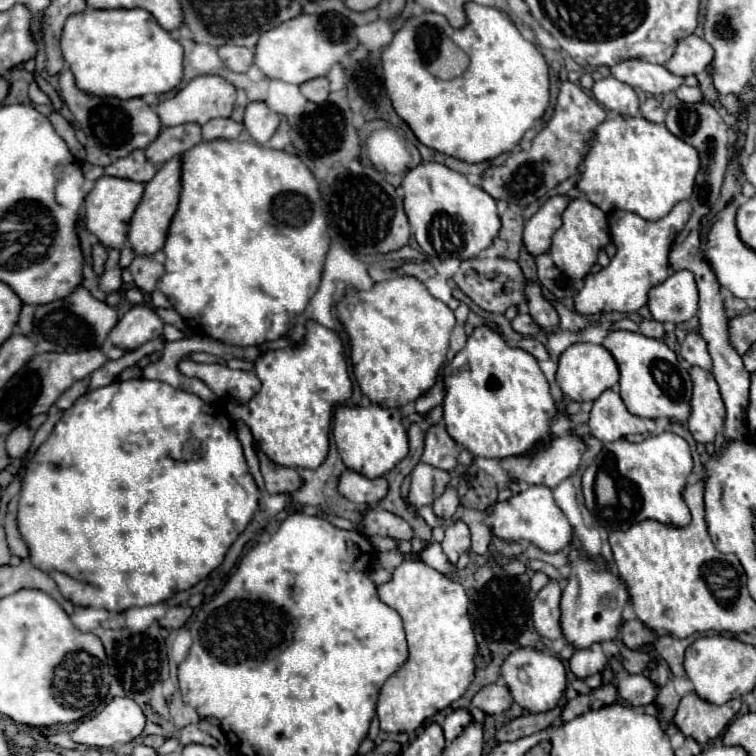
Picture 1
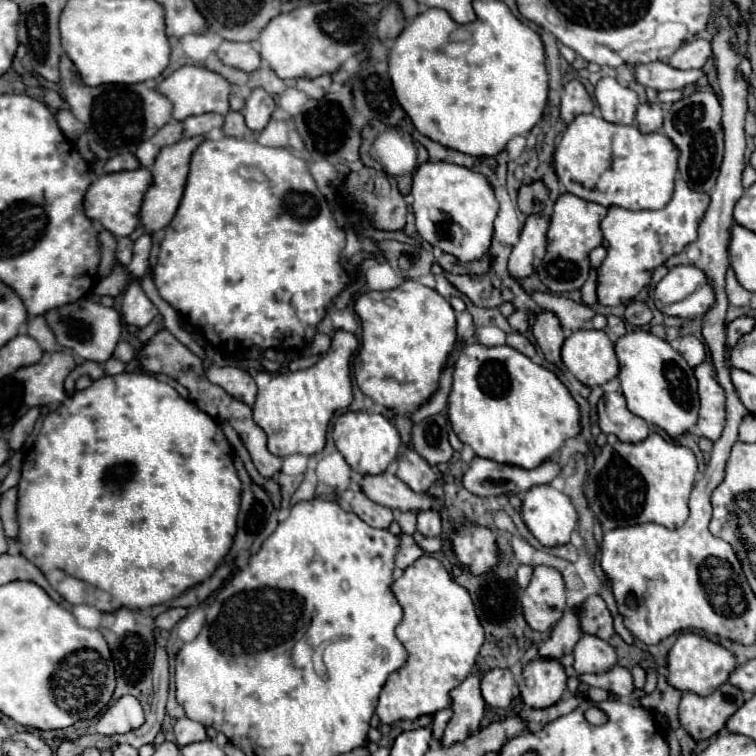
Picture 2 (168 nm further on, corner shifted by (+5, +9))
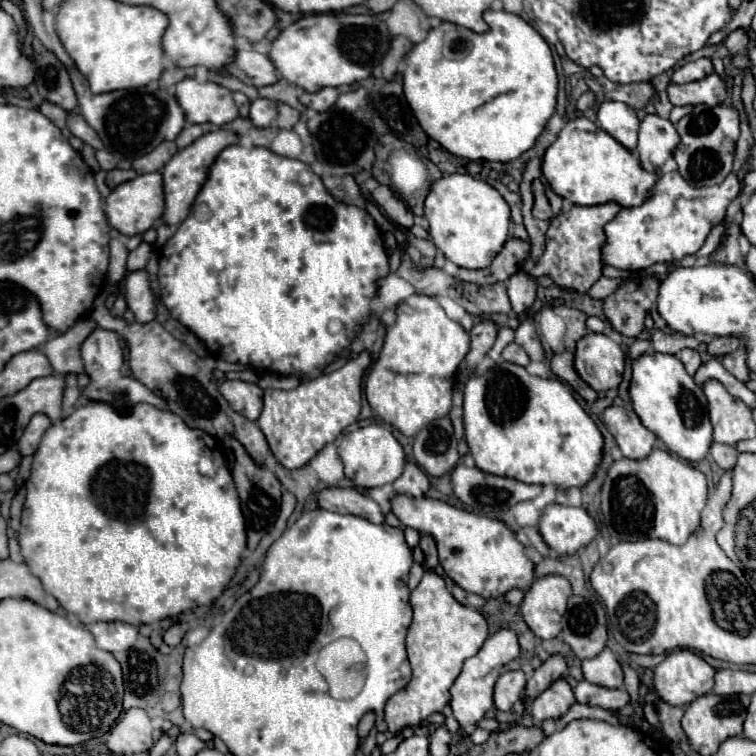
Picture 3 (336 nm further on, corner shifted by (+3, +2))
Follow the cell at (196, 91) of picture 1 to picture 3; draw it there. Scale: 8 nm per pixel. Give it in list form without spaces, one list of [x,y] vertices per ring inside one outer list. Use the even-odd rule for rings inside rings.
[[[187,78],[177,84],[175,98],[185,110],[187,120],[195,124],[209,122],[213,126],[223,126],[239,116],[233,92],[215,82],[201,84],[195,78]]]

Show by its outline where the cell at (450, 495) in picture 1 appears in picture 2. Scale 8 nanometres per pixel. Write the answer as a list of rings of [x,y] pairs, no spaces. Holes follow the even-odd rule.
[[[429,509],[429,511],[419,511],[417,513],[417,531],[423,537],[435,537],[441,533],[441,513],[437,509]]]

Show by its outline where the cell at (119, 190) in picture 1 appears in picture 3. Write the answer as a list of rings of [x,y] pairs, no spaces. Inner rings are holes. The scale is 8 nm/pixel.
[[[161,172],[139,174],[135,180],[123,182],[119,188],[115,188],[105,200],[105,214],[109,218],[109,224],[125,236],[135,236],[149,230],[153,222],[161,218],[163,210],[165,210],[165,196],[163,196]]]

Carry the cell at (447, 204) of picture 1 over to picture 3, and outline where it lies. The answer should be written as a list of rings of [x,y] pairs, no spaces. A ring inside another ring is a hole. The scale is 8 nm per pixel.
[[[449,174],[433,184],[425,200],[425,218],[429,222],[429,232],[435,240],[435,246],[445,254],[445,258],[461,268],[471,270],[471,268],[487,268],[487,264],[491,264],[491,260],[499,254],[499,250],[507,242],[511,212],[503,196],[487,182],[475,180],[469,174]]]

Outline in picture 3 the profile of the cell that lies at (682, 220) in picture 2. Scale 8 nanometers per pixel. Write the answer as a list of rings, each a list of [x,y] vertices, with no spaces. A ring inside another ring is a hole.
[[[679,172],[661,174],[657,184],[653,186],[653,194],[641,206],[621,208],[619,214],[605,226],[607,242],[603,246],[603,262],[607,266],[615,266],[619,270],[641,270],[641,268],[649,268],[659,262],[677,264],[685,256],[697,254],[697,250],[703,246],[705,238],[709,236],[711,228],[717,226],[719,222],[723,222],[727,206],[731,204],[731,200],[735,200],[739,196],[739,192],[741,192],[741,184],[733,172],[721,184],[703,186],[703,188],[691,186]]]

